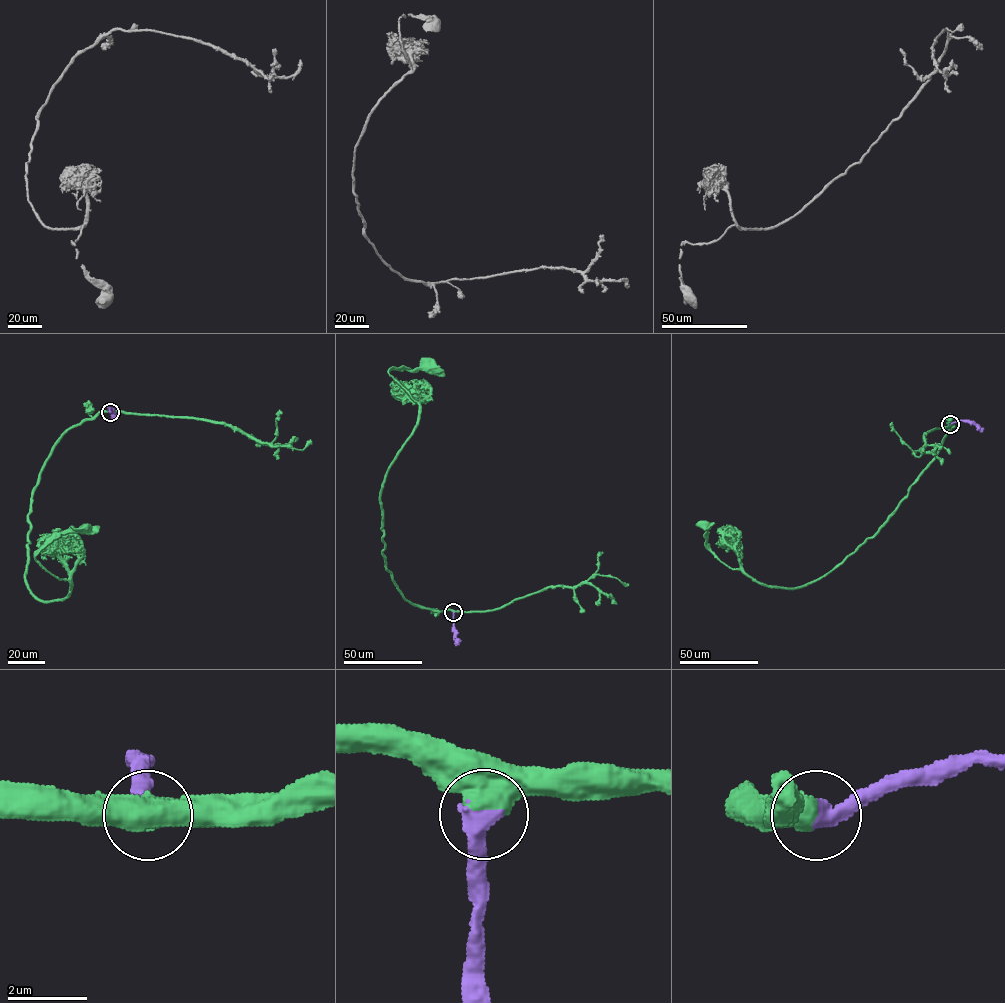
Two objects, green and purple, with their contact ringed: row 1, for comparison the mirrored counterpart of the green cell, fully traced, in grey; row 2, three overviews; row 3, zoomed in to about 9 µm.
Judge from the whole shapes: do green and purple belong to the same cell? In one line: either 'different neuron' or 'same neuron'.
same neuron

